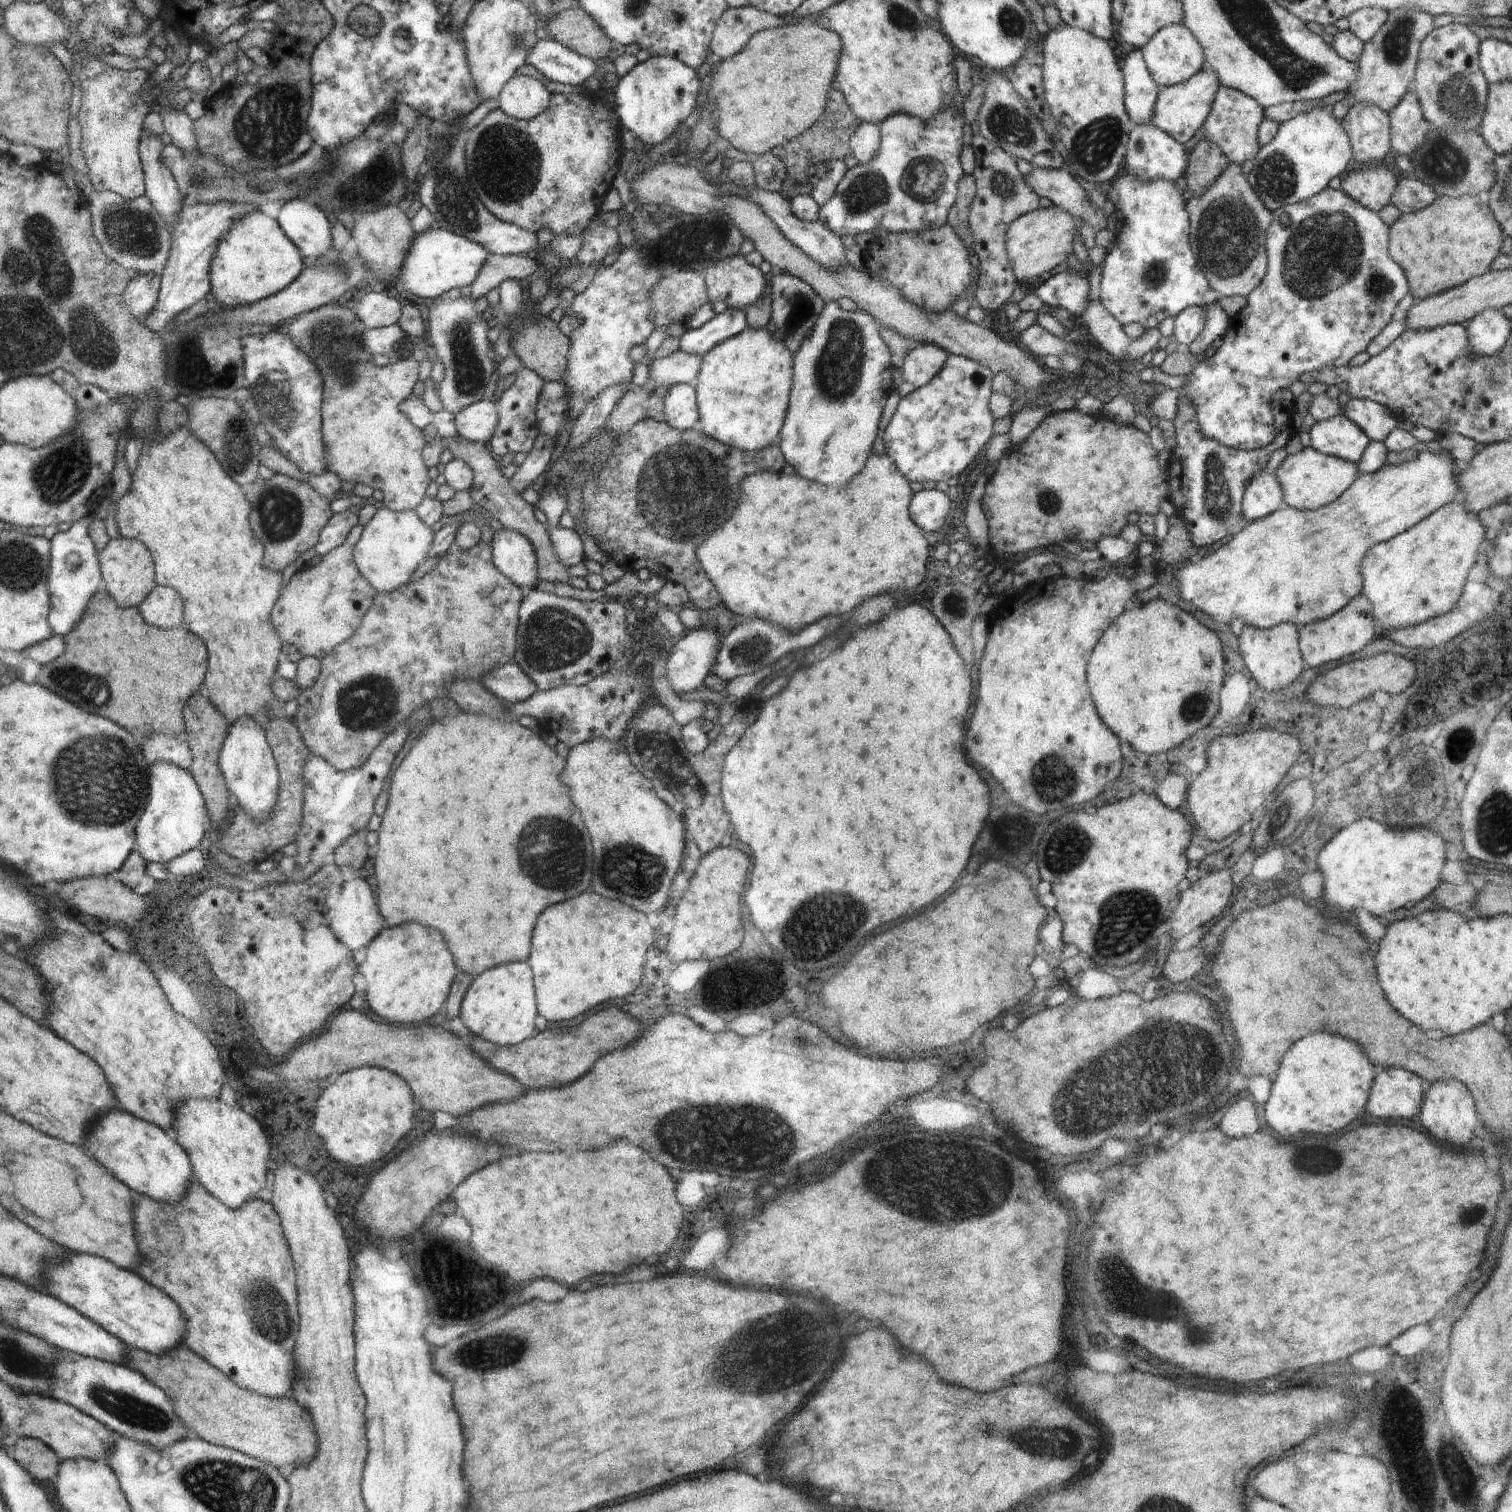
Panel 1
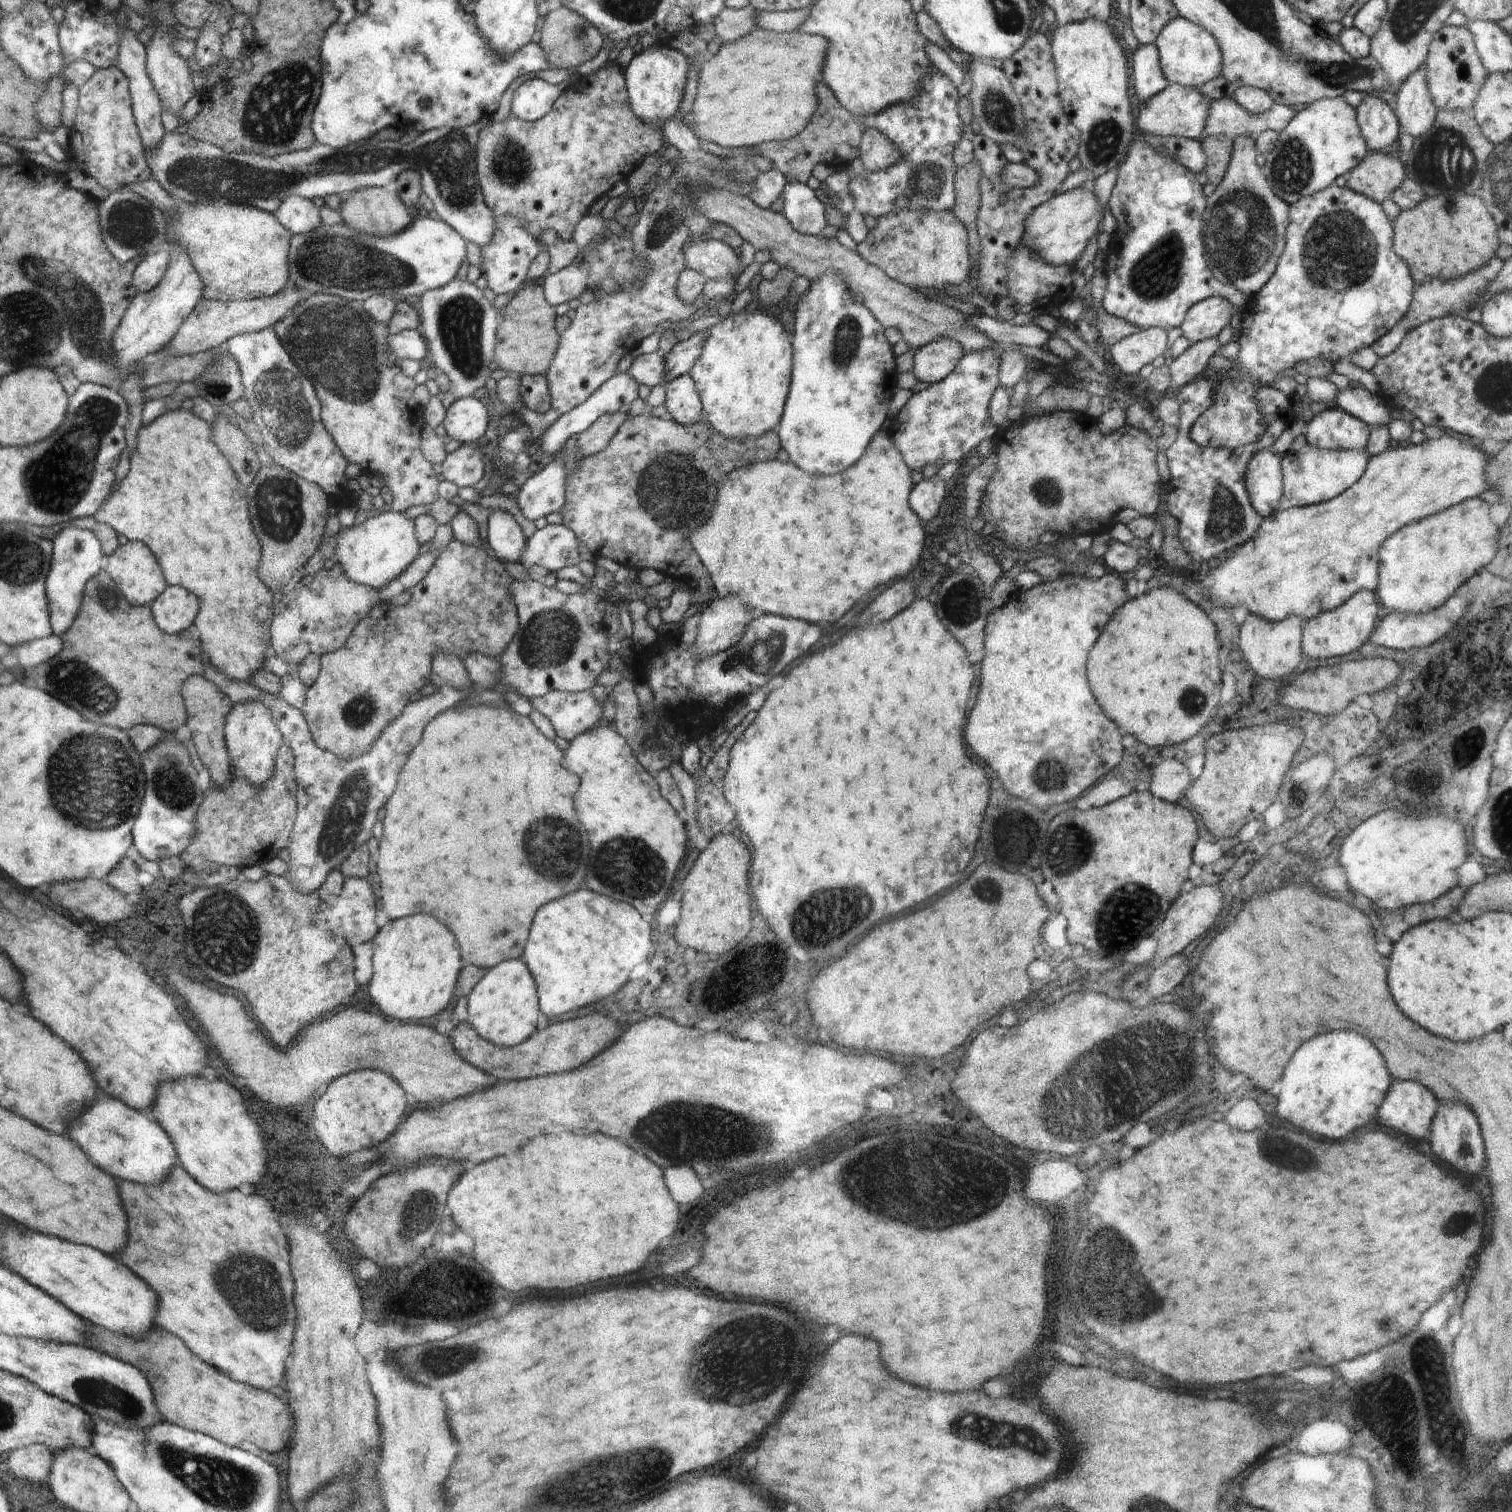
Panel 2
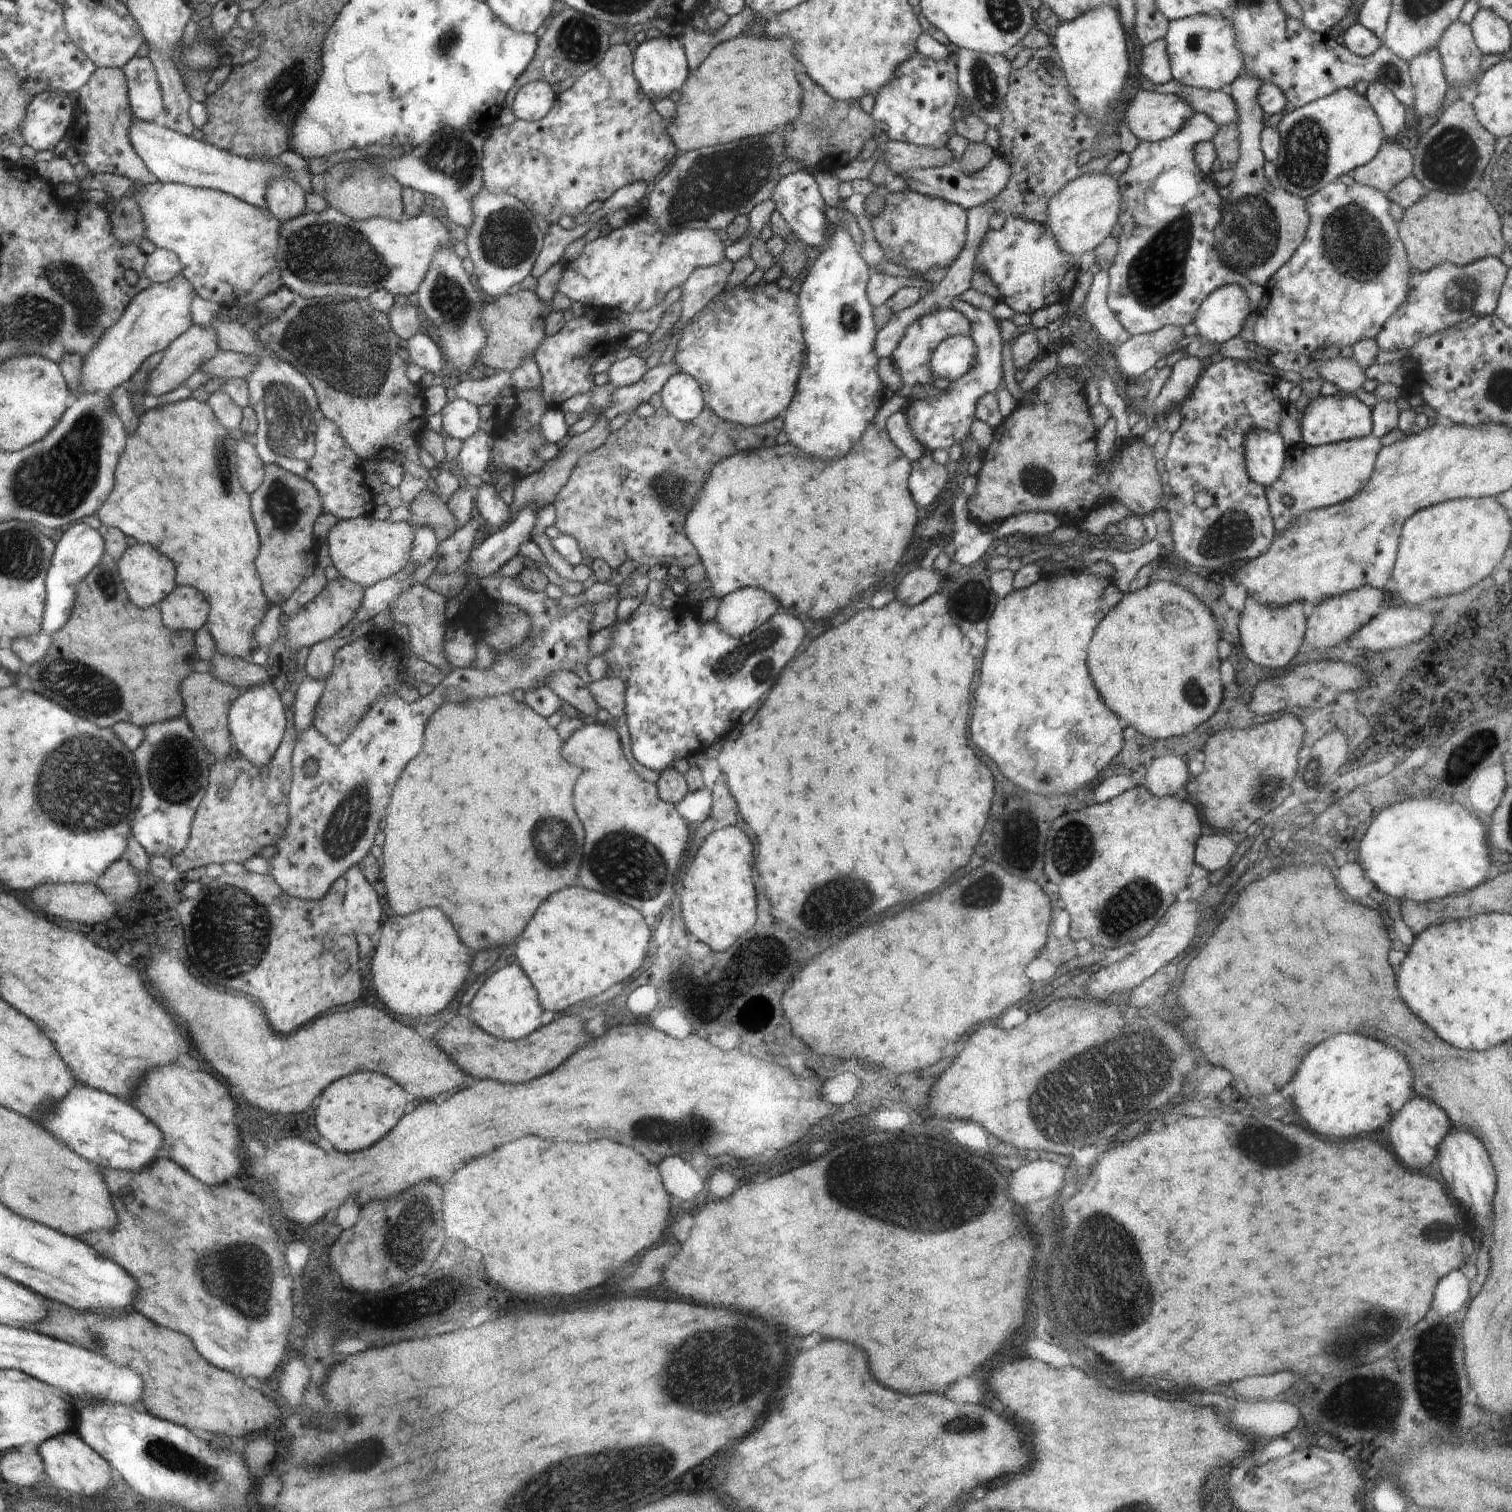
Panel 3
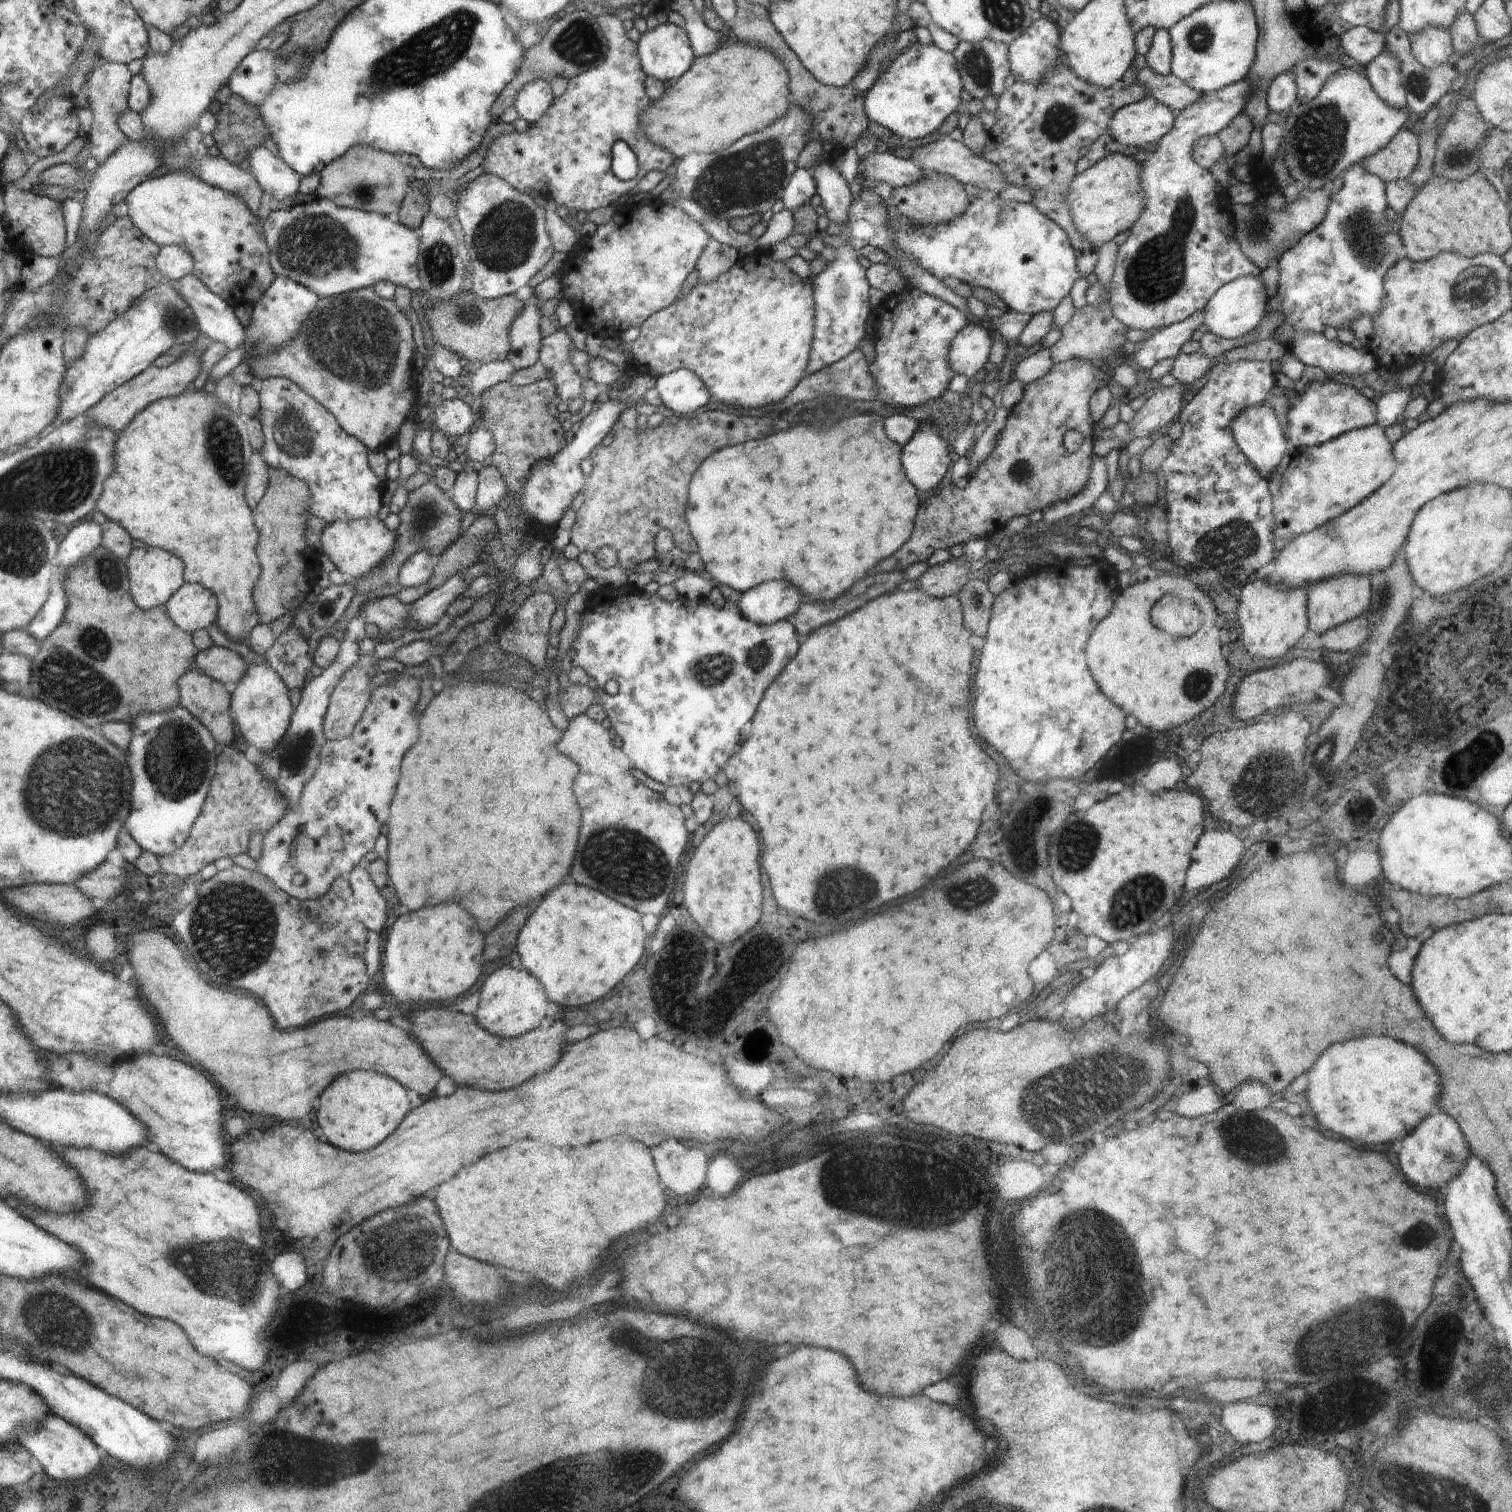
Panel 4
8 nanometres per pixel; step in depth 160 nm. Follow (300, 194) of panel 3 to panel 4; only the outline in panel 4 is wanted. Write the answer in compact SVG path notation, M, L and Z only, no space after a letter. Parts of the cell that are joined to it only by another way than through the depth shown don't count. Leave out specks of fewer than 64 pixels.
M264 145L253 150L248 170L266 194L286 198L299 192L302 176Z

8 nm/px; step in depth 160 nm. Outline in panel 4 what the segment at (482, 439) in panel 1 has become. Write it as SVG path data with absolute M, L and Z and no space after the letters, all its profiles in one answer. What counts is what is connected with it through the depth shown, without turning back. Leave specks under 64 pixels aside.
M448 399L442 401L433 412L433 426L445 435L460 436L468 432L474 424L474 414L468 404L460 399Z

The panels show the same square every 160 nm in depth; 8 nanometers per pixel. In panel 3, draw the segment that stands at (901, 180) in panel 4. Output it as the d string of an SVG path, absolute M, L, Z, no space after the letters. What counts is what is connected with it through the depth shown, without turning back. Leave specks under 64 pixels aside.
M996 156L982 170L974 174L966 174L957 165L913 169L904 172L904 174L900 173L900 176L903 176L912 191L954 202L967 211L994 200L1003 191L1003 188L1006 188L1010 175L1011 166L1005 160Z

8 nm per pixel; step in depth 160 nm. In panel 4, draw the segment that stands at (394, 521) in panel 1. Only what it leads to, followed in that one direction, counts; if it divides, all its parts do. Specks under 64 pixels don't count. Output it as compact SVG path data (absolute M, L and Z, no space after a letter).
M364 517L349 521L334 521L324 528L321 536L323 550L328 554L335 568L340 570L349 580L364 577L374 568L380 566L388 552L396 547L397 538L377 517Z

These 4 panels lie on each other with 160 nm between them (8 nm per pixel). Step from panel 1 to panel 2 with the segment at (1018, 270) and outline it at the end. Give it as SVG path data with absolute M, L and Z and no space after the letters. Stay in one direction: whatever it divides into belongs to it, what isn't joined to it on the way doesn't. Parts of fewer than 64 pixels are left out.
M1091 183L1054 195L1039 204L1025 220L1023 242L1053 265L1073 266L1080 257L1088 241L1102 231L1105 208L1094 195Z

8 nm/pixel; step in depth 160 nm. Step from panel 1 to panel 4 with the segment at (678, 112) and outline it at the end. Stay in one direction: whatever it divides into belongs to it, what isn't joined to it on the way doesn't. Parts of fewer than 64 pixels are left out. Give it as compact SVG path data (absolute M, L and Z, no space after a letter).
M669 22L643 32L637 42L637 51L647 76L652 75L662 82L680 79L696 62L694 48L691 47L686 29Z

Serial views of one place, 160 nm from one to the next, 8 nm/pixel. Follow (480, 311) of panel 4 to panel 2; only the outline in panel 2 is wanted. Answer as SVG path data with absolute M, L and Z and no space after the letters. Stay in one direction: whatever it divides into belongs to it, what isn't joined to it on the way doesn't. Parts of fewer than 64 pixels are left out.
M538 282L526 285L498 314L495 359L499 374L545 375L560 346L560 334L556 331L556 311L545 299L544 288Z

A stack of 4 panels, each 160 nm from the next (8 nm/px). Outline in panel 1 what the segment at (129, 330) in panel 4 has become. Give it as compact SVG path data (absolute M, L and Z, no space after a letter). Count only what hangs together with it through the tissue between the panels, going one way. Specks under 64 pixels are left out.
M220 200L213 204L196 203L182 206L178 222L174 221L170 226L172 246L161 274L157 302L148 314L134 319L143 329L160 332L164 326L170 326L176 319L183 317L192 304L196 304L212 292L212 266L218 245L226 232L230 232L230 226L251 209L228 200Z

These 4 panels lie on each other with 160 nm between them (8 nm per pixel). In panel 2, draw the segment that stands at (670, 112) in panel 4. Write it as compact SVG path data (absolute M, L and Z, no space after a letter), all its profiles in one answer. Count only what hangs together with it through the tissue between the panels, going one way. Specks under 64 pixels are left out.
M758 27L737 38L735 42L722 44L718 52L709 55L700 64L697 95L690 119L693 121L696 138L726 148L748 148L765 142L784 142L800 135L817 108L816 78L822 72L828 48L829 40L820 35L800 30L781 33Z

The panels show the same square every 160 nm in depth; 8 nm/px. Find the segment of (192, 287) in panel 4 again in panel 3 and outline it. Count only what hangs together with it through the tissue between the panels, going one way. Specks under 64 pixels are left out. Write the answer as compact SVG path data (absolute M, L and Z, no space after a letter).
M194 294L192 300L193 325L199 327L212 327L217 334L217 341L220 350L254 355L257 364L252 374L247 378L250 388L250 404L257 414L257 451L264 463L281 466L288 472L294 473L303 479L308 479L318 487L325 511L339 520L357 519L364 514L371 514L374 510L375 500L372 500L370 492L364 484L364 474L358 466L358 455L347 445L345 438L339 432L338 425L327 419L321 411L320 402L317 400L316 390L312 382L293 365L280 361L265 348L258 336L248 331L238 319L229 319L221 313L223 306L214 301L204 300L200 295Z

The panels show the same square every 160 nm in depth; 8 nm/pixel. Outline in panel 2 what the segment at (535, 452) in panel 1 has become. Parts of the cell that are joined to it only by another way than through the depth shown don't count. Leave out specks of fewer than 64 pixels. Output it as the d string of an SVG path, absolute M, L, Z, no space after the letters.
M618 373L601 384L582 404L565 412L541 434L539 442L545 453L556 454L568 438L578 436L585 431L597 418L603 414L614 414L627 408L633 400L639 397L639 384L627 373Z

